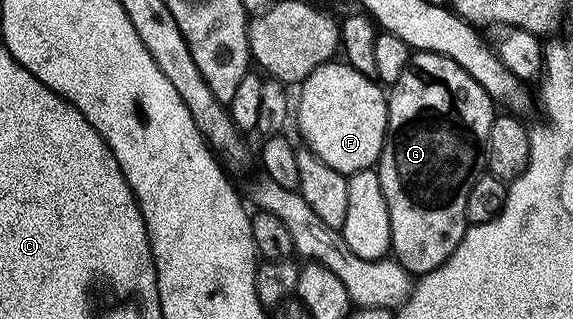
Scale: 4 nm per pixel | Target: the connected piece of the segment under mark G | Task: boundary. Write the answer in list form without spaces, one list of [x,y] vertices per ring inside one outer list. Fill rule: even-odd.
[[[417,51],[405,65],[405,73],[390,88],[387,95],[387,137],[383,140],[383,152],[379,154],[377,170],[381,181],[381,193],[385,193],[385,205],[389,205],[389,229],[391,250],[395,262],[412,276],[424,275],[437,269],[461,245],[468,229],[465,217],[465,201],[469,189],[485,171],[485,148],[489,129],[497,114],[496,104],[453,61],[432,51]]]

